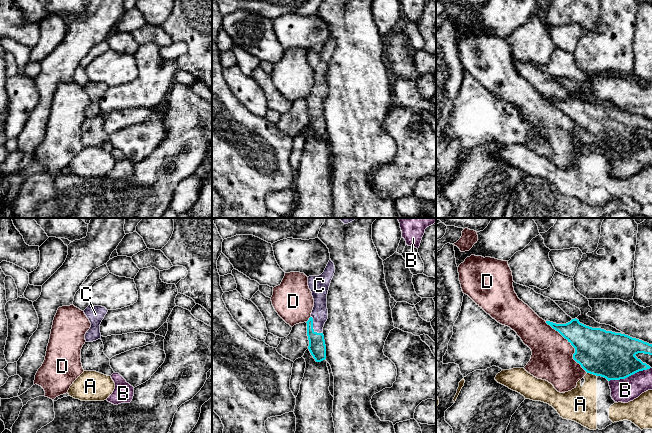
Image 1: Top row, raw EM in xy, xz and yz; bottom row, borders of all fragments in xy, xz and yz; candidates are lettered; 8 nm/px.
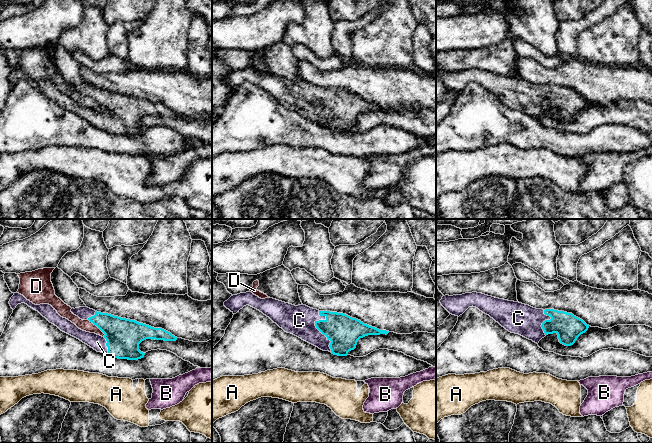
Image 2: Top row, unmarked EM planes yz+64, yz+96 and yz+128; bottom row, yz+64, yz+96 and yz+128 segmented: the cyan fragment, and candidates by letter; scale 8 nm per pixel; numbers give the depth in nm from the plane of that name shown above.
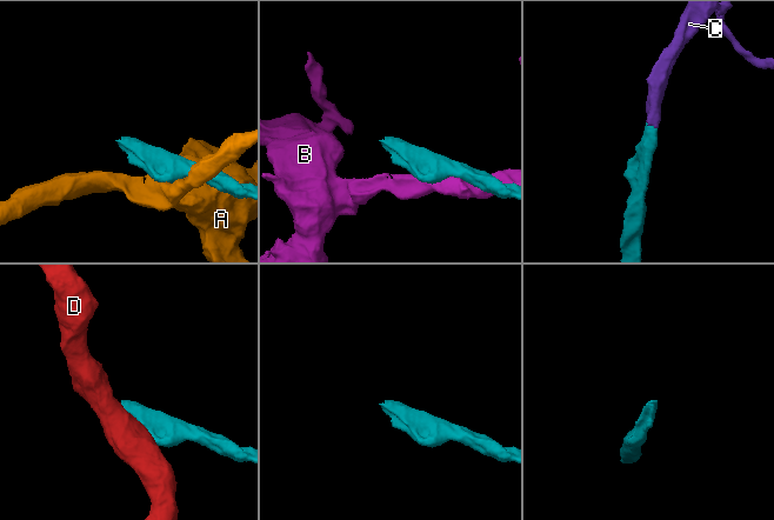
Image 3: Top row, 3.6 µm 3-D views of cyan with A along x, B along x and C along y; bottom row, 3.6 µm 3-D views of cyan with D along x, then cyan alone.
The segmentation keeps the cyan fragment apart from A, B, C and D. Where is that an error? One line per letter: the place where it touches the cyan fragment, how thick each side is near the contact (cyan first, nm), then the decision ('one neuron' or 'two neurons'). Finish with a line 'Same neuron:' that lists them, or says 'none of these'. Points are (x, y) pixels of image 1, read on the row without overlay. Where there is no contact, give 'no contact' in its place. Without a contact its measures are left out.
A: contact yz (592, 149); calibres 380 and 260 nm; two neurons
B: contact yz (629, 151); calibres 380 and 190 nm; two neurons
C: contact xz (312, 103); calibres 140 and 130 nm; one neuron
D: contact yz (571, 120); calibres 360 and 340 nm; two neurons
Same neuron: C

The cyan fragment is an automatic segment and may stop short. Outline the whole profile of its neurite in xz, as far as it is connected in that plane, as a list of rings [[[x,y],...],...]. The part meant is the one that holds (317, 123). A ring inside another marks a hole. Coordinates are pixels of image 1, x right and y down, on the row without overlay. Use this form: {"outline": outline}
{"outline": [[[329,36],[319,52],[309,52],[308,62],[314,75],[314,83],[307,99],[308,125],[316,138],[326,135],[326,121],[323,103],[328,95],[327,70],[335,49],[334,39]]]}

